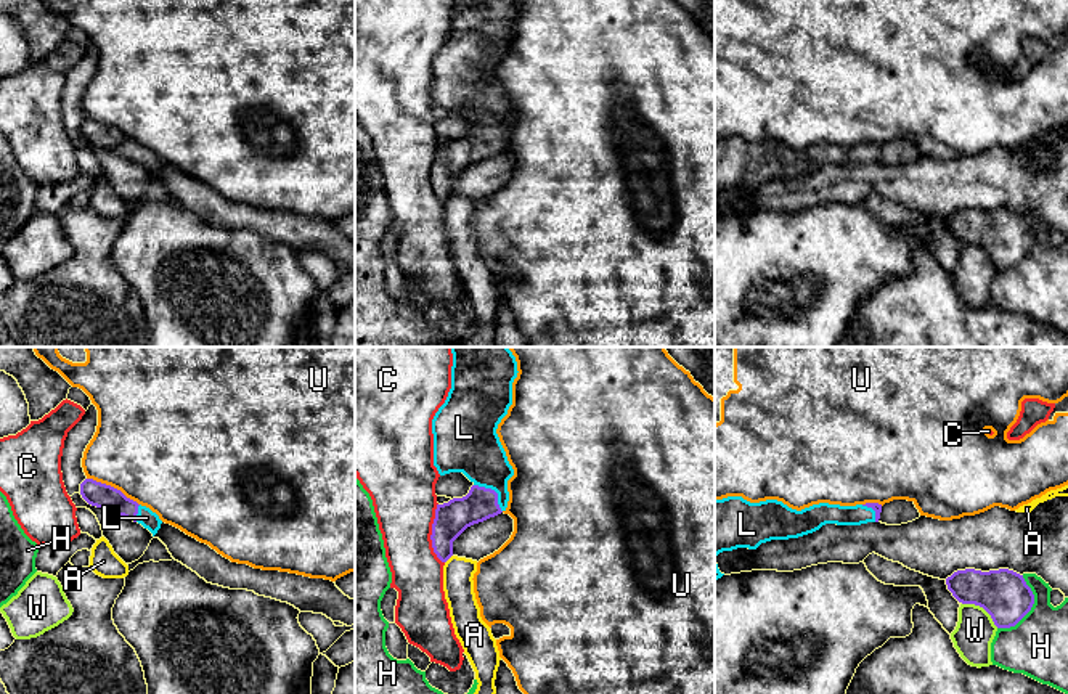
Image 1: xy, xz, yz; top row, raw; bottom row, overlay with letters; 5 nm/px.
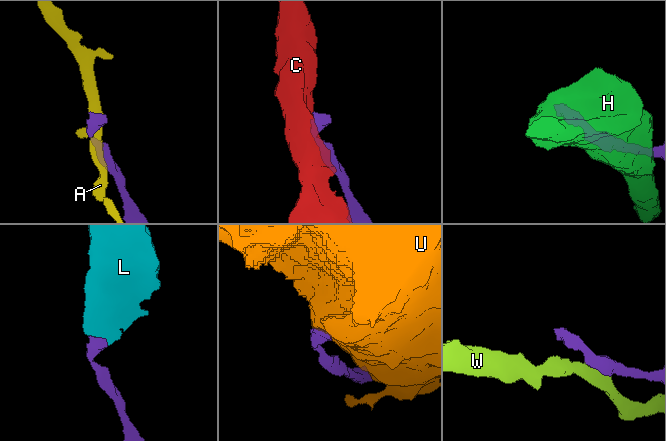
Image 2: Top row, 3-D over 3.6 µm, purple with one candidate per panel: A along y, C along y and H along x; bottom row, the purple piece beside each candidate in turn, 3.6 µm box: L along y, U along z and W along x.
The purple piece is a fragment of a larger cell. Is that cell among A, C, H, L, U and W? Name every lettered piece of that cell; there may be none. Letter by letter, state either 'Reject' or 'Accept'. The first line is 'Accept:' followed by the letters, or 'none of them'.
Accept: L
A: Reject
C: Reject
H: Reject
L: Accept
U: Reject
W: Reject

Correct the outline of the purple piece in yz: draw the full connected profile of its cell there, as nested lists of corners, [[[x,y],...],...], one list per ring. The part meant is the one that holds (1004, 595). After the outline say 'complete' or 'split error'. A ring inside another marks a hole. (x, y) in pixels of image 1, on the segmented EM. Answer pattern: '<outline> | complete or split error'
[[[1009,569],[957,570],[946,578],[946,585],[959,602],[983,607],[997,628],[1015,627],[1034,604],[1023,575]]] | complete

